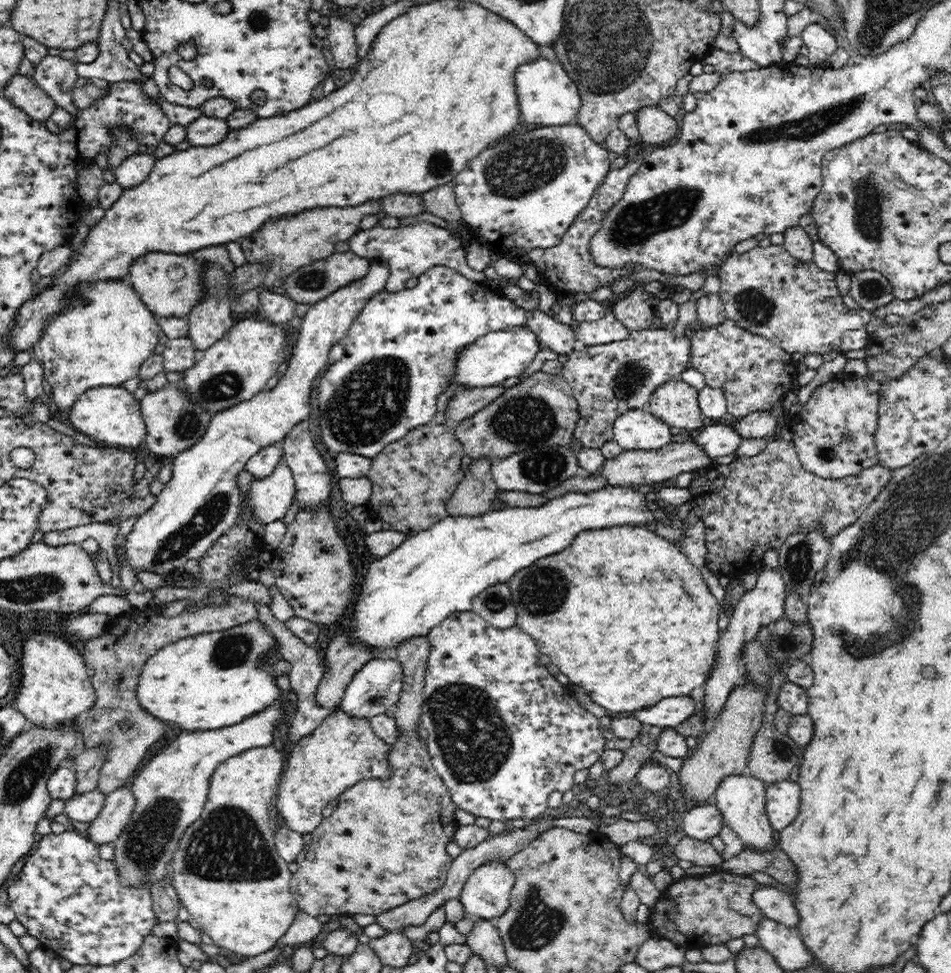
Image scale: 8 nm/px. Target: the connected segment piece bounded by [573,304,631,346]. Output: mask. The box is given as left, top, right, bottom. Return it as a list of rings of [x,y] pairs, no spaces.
[[[607,304],[604,318],[594,322],[575,323],[573,327],[579,346],[597,346],[626,341],[631,332],[615,317],[610,304]]]

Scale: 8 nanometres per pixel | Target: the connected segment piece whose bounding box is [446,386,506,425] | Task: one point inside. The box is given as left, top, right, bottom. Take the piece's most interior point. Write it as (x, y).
(464, 403)

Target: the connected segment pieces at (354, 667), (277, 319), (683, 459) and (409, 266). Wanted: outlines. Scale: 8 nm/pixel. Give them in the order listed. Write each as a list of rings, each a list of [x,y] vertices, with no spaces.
[[[336,636],[326,650],[326,667],[321,665],[320,684],[316,686],[317,704],[337,706],[354,675],[373,659],[373,652],[365,648],[349,648],[344,636]]]
[[[259,289],[256,294],[261,304],[260,312],[272,322],[272,324],[284,324],[296,316],[297,303],[282,291],[270,291]]]
[[[694,440],[685,443],[672,442],[654,450],[629,450],[618,453],[614,458],[606,459],[599,468],[598,475],[606,479],[612,487],[632,487],[633,485],[660,486],[665,481],[684,473],[696,472],[712,464],[712,458]]]
[[[428,222],[400,226],[398,229],[388,229],[377,224],[367,230],[359,229],[356,234],[352,235],[352,238],[349,238],[348,243],[349,250],[359,257],[369,260],[380,258],[389,265],[390,276],[384,288],[388,292],[404,290],[406,280],[417,277],[422,271],[436,263],[454,267],[460,274],[475,282],[484,282],[490,276],[487,271],[478,272],[468,267],[466,245],[460,239],[452,237],[448,229]]]

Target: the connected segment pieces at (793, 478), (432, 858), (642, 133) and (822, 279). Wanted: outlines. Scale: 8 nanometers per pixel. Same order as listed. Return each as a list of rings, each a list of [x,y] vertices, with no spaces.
[[[771,438],[768,439],[766,447],[763,451],[753,457],[744,457],[741,459],[735,459],[730,464],[716,464],[716,468],[708,470],[706,472],[696,472],[698,478],[690,484],[692,488],[692,498],[694,498],[694,504],[696,504],[696,514],[702,516],[704,520],[704,526],[706,526],[706,548],[708,548],[708,568],[712,568],[714,572],[720,572],[720,576],[730,577],[730,574],[724,574],[726,568],[730,568],[730,562],[732,564],[750,564],[750,562],[758,562],[762,560],[762,556],[765,555],[766,549],[770,547],[778,550],[786,541],[787,538],[796,534],[812,532],[812,530],[817,530],[821,536],[824,536],[824,540],[828,540],[832,537],[835,537],[842,529],[846,529],[847,526],[854,524],[857,518],[860,518],[860,515],[872,504],[873,499],[876,498],[877,494],[880,494],[882,488],[885,484],[889,482],[891,478],[891,470],[884,468],[884,465],[871,466],[865,470],[862,470],[861,474],[855,476],[848,476],[842,479],[822,479],[814,475],[809,470],[806,470],[799,461],[797,456],[796,447],[794,447],[792,441],[785,441],[781,438]]]
[[[424,635],[423,637],[416,637],[414,640],[408,640],[408,642],[402,644],[400,648],[397,648],[397,653],[393,656],[397,659],[397,664],[400,664],[401,666],[401,674],[403,674],[403,677],[401,678],[401,690],[400,694],[397,695],[397,702],[396,706],[393,707],[394,710],[394,718],[393,720],[396,721],[396,728],[400,728],[402,730],[402,736],[400,736],[400,742],[394,746],[394,750],[391,750],[390,746],[390,752],[387,752],[385,754],[385,760],[387,760],[387,768],[389,768],[389,775],[387,777],[381,777],[381,778],[368,778],[368,780],[360,780],[360,782],[357,782],[356,784],[353,784],[353,786],[350,786],[348,790],[344,790],[340,796],[338,796],[337,804],[333,808],[333,812],[328,818],[324,818],[323,822],[311,833],[312,834],[312,844],[306,847],[304,850],[304,854],[302,855],[302,860],[300,860],[299,866],[300,868],[291,876],[291,889],[292,889],[292,896],[295,898],[297,905],[299,906],[299,910],[302,910],[304,912],[307,912],[310,916],[317,917],[320,916],[320,914],[328,914],[328,915],[354,915],[354,914],[373,914],[378,915],[382,914],[384,912],[388,912],[388,910],[392,910],[393,908],[396,908],[400,905],[405,905],[406,903],[410,901],[418,900],[418,898],[422,897],[428,897],[431,894],[438,893],[440,889],[443,888],[444,882],[447,881],[447,872],[450,870],[450,866],[452,865],[453,858],[452,856],[448,856],[448,852],[446,852],[446,844],[448,842],[454,842],[456,841],[456,833],[459,832],[460,825],[456,822],[454,817],[454,812],[458,809],[458,806],[455,805],[452,794],[450,793],[450,790],[448,790],[448,787],[444,784],[444,781],[442,778],[440,778],[440,775],[437,773],[437,770],[435,769],[435,766],[432,764],[431,761],[431,755],[429,752],[426,752],[424,748],[422,748],[422,744],[420,744],[420,738],[418,738],[417,728],[419,726],[420,722],[420,715],[422,712],[422,705],[423,705],[423,688],[424,688],[424,678],[425,678],[425,666],[428,662],[428,656],[429,656],[429,644],[428,644],[428,637]]]
[[[647,106],[639,108],[636,112],[639,138],[650,145],[658,145],[674,138],[679,132],[674,117],[662,111],[660,107]]]
[[[771,244],[765,248],[756,246],[743,254],[732,251],[721,260],[715,274],[721,279],[717,294],[724,303],[728,320],[732,320],[741,329],[765,337],[790,355],[840,352],[841,339],[847,330],[864,329],[868,322],[876,323],[872,311],[850,310],[844,305],[834,281],[834,273],[818,268],[813,260],[801,261],[794,258],[783,244]]]

